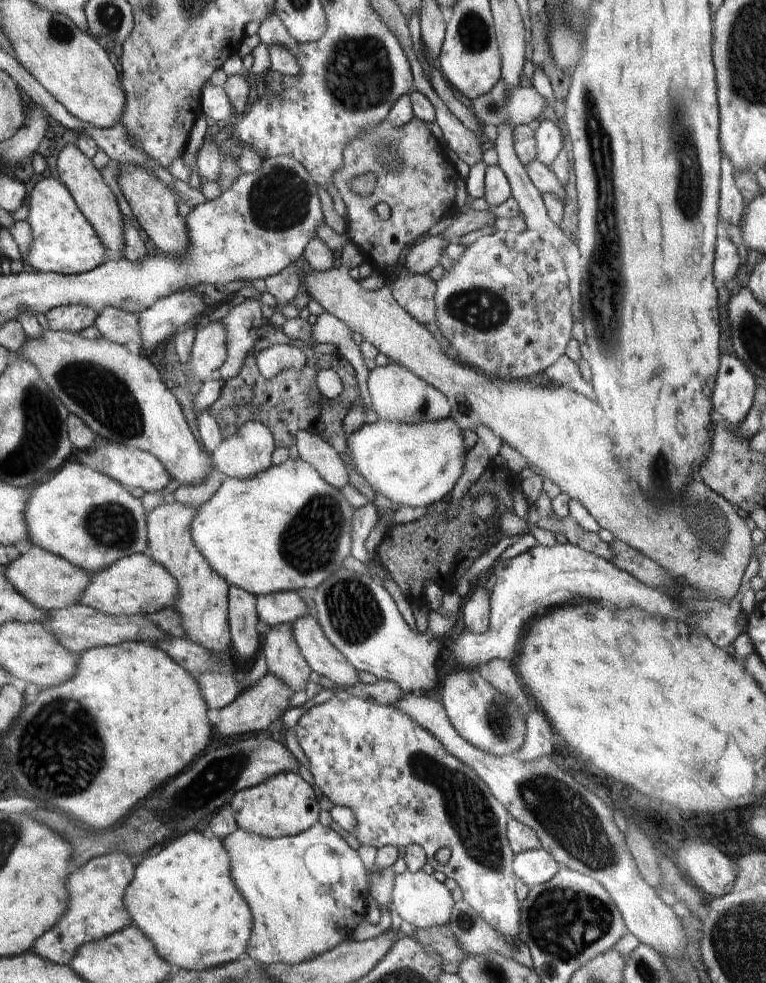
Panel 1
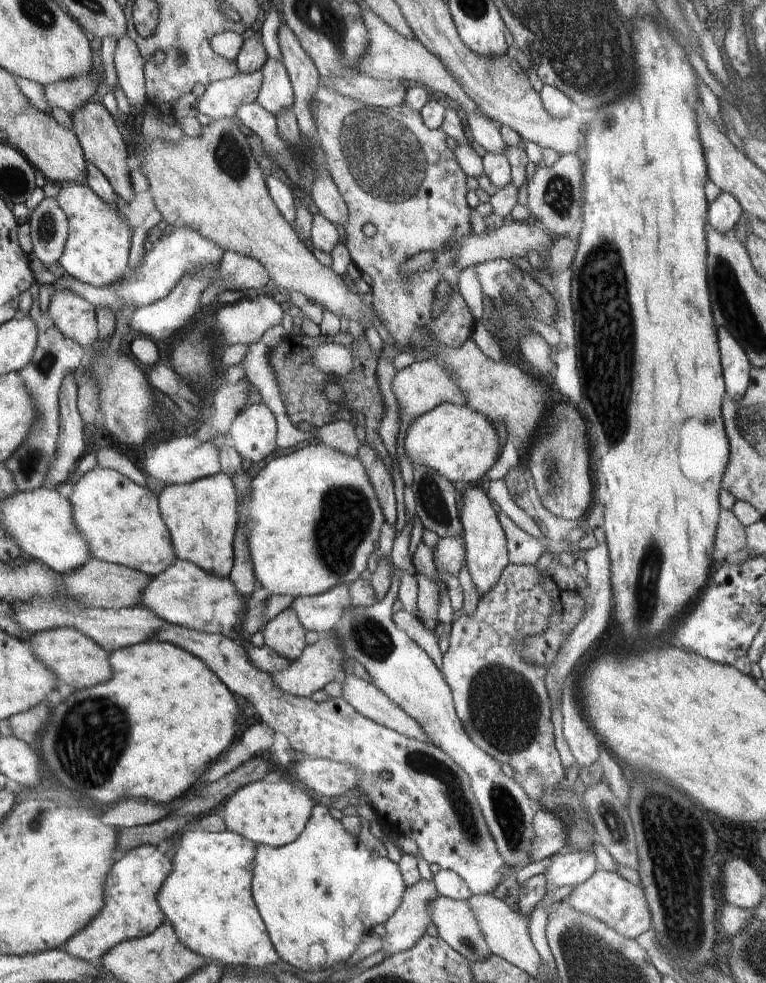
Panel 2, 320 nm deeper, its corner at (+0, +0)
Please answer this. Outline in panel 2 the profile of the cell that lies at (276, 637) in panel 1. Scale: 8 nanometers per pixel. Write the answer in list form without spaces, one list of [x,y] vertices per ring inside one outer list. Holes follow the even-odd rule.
[[[291,606],[268,621],[262,630],[265,645],[291,662],[295,661],[305,649],[306,632]]]

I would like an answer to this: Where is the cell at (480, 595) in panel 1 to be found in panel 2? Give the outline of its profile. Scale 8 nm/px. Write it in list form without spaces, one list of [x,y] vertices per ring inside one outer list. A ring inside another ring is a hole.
[[[477,487],[466,488],[460,497],[459,519],[463,526],[464,558],[472,580],[483,597],[498,582],[501,572],[510,563],[505,532],[492,509],[490,498]]]

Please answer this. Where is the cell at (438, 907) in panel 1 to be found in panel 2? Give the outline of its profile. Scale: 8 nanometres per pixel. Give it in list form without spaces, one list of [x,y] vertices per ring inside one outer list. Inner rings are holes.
[[[438,896],[429,903],[429,911],[439,937],[470,963],[492,954],[468,901]]]

